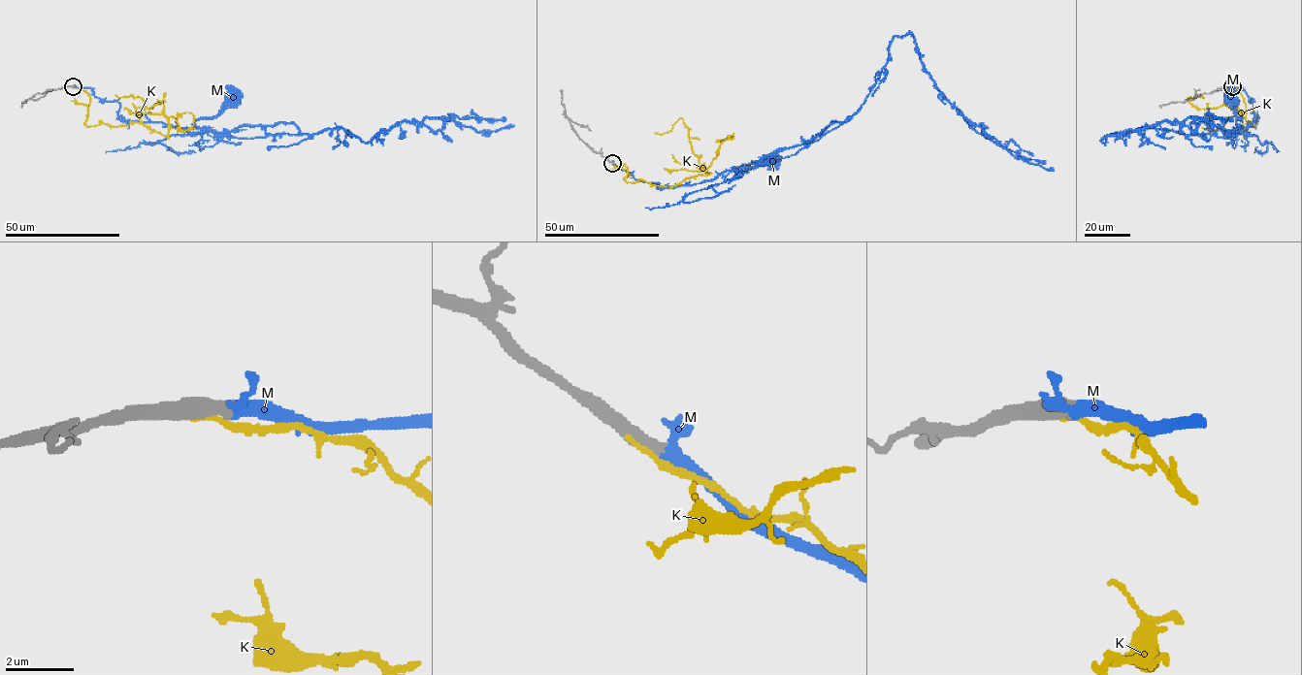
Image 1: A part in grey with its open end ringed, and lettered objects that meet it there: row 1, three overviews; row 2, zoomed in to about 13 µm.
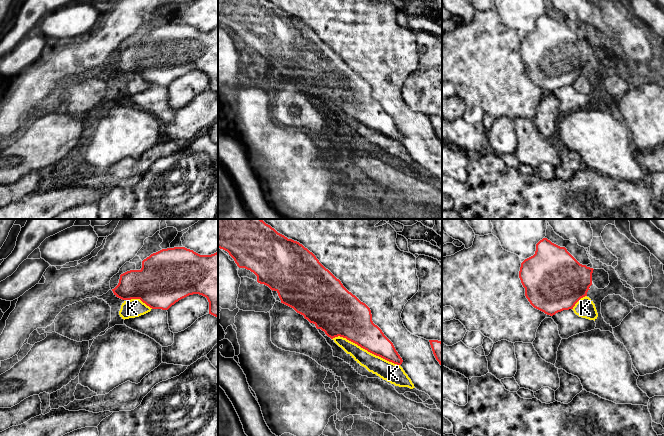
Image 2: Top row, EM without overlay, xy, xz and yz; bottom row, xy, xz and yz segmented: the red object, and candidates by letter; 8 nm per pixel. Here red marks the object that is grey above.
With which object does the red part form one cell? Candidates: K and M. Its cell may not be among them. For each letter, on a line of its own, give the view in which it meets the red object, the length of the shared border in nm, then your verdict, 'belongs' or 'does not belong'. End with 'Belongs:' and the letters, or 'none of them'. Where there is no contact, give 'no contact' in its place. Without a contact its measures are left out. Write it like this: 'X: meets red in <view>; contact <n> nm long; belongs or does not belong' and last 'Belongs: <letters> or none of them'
K: meets red in xz; contact 600 nm long; does not belong
M: no contact; belongs
Belongs: M

